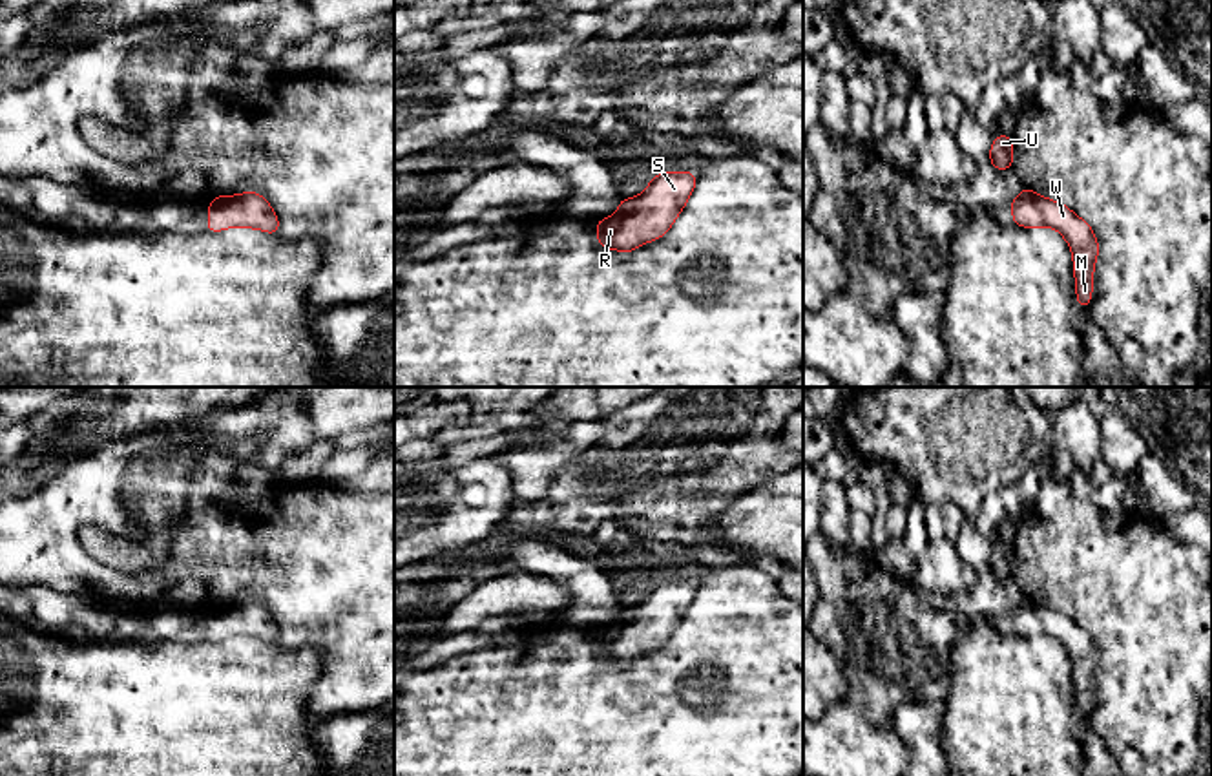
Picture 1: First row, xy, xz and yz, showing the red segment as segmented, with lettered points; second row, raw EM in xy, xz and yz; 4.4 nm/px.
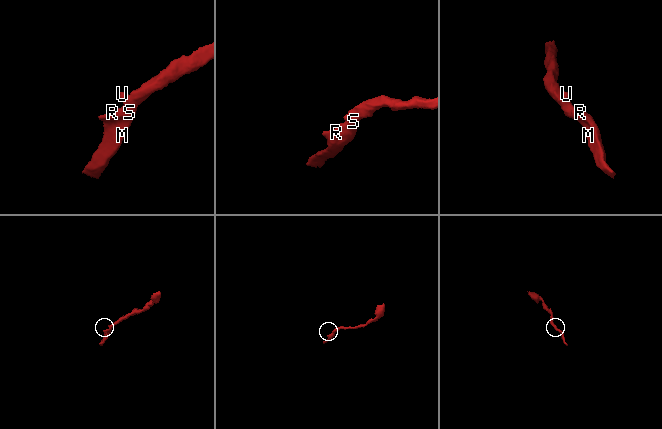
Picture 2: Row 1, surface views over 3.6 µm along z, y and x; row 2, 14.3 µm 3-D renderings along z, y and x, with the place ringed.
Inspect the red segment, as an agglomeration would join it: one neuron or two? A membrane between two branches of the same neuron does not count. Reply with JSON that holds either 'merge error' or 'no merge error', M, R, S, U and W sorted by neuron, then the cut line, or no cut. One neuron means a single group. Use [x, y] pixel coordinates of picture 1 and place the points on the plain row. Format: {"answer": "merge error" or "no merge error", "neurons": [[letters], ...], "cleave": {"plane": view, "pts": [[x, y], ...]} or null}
{"answer": "no merge error", "neurons": [["M", "R", "S", "U", "W"]], "cleave": null}

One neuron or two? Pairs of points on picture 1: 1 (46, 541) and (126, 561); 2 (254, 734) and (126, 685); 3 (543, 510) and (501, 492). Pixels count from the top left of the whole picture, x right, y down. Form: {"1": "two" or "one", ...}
{"1": "two", "2": "one", "3": "two"}

